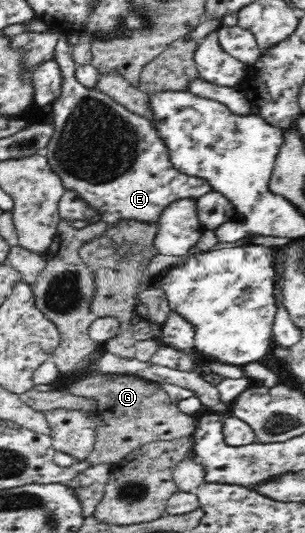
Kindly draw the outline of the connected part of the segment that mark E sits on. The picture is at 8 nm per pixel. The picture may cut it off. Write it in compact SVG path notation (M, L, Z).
M57 32L57 46L53 56L61 71L61 94L52 102L53 112L49 120L54 127L54 133L44 154L66 191L76 192L85 204L101 215L101 221L108 226L115 226L119 220L158 224L161 213L168 204L184 198L198 199L212 190L212 186L205 179L185 175L173 166L169 149L159 137L152 121L131 112L97 87L91 90L83 86L75 77L77 64L72 59L71 51L68 35Z

